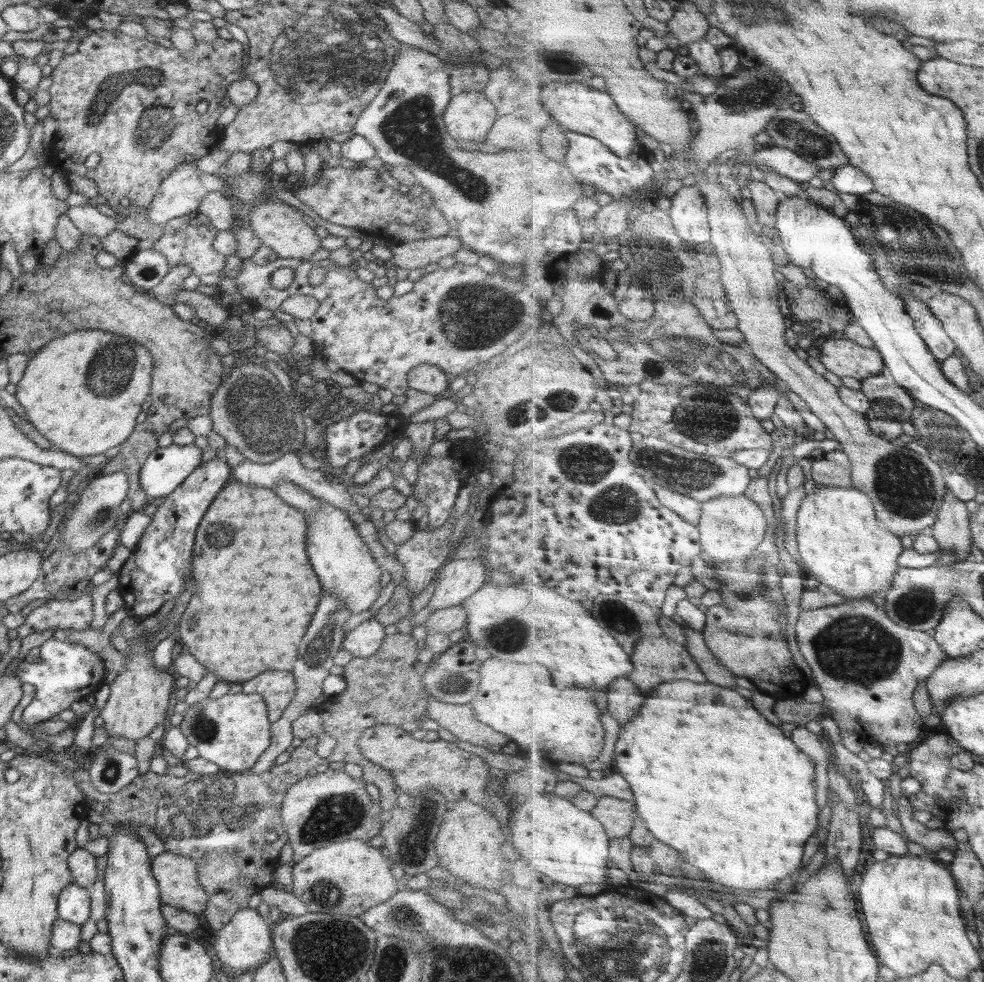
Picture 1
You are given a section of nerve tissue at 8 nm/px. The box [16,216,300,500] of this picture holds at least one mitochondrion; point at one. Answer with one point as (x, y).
(108, 375)

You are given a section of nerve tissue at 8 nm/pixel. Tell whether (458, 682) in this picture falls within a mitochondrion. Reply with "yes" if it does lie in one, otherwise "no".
yes

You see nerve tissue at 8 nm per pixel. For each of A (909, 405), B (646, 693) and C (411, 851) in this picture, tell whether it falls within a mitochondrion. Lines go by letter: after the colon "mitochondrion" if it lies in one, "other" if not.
A: other
B: other
C: other

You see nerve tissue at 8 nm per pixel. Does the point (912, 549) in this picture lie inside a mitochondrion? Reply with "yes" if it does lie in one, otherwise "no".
no

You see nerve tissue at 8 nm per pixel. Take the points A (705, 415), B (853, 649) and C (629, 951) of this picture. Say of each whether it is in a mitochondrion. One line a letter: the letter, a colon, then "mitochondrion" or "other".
A: mitochondrion
B: mitochondrion
C: mitochondrion

